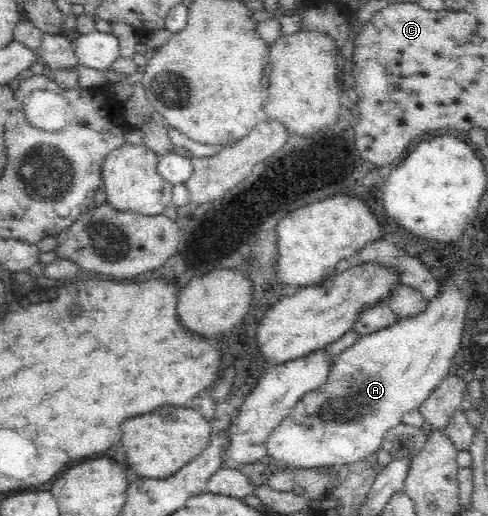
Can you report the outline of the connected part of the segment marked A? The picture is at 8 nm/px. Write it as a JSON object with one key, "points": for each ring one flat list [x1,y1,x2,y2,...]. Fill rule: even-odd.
{"points":[[469,267,460,268,456,274,448,276,450,280,444,284,440,283,440,292,428,302,428,308,424,312,420,312,418,316,412,316,412,318,399,319,396,324,388,325,386,328,380,328,372,334,361,335,360,340,346,348,342,354,334,356,333,363,333,372,330,372,328,375,328,380,312,390,312,392,306,392,298,402,294,405,294,408,288,413,288,416,284,417,284,420,270,433,270,436,266,441,267,455,274,460,280,460,281,463,285,463,290,468,312,468,312,467,323,467,323,466,335,466,336,468,350,464,360,459,363,459,365,456,376,453,377,450,382,448,381,442,384,436,384,433,395,426,398,426,402,422,403,414,410,412,411,410,417,409,427,398,428,395,444,380,449,374,449,367,451,367,452,359,455,358,456,353,465,346,466,334,467,331,464,328,466,324,466,309,468,308,469,298,472,295,471,282,469,279,471,271]]}

